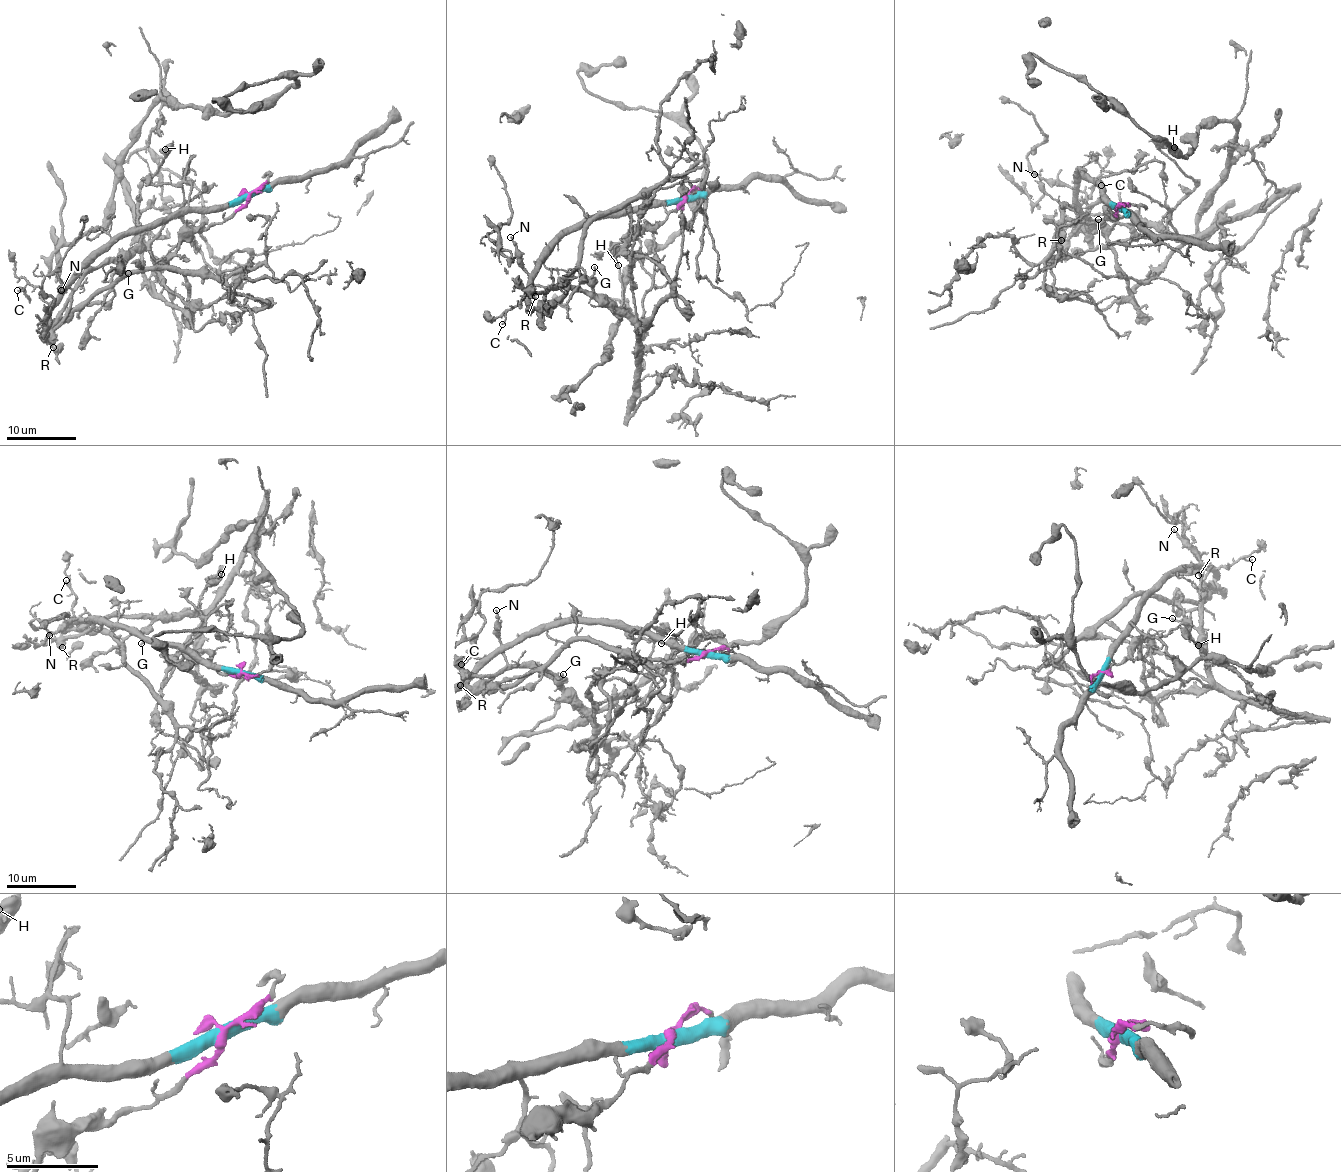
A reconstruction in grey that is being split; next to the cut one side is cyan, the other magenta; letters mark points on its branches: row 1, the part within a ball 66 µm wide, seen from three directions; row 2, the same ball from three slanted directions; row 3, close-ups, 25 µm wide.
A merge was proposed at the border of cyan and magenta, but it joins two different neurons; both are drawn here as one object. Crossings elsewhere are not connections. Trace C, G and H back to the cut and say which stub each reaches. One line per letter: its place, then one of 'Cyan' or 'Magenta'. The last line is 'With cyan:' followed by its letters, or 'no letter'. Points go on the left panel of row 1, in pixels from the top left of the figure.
C: Place: (17, 290). Cyan
G: Place: (128, 273). Magenta
H: Place: (165, 149). Magenta
With cyan: C

